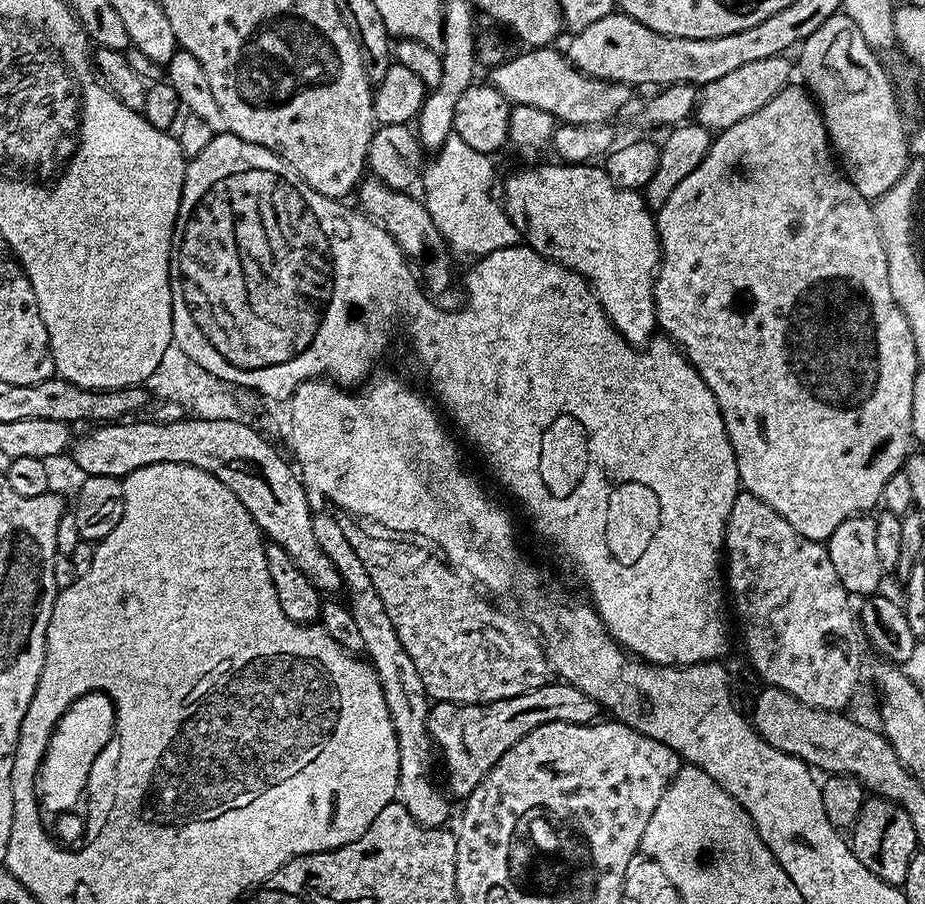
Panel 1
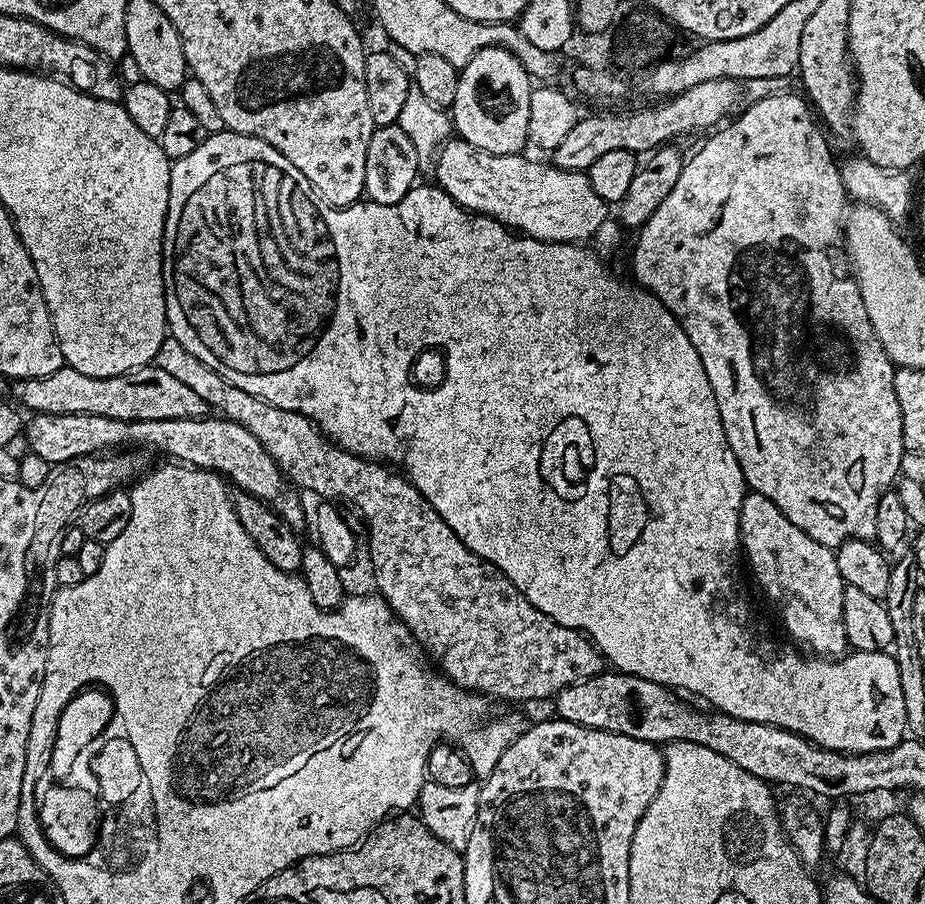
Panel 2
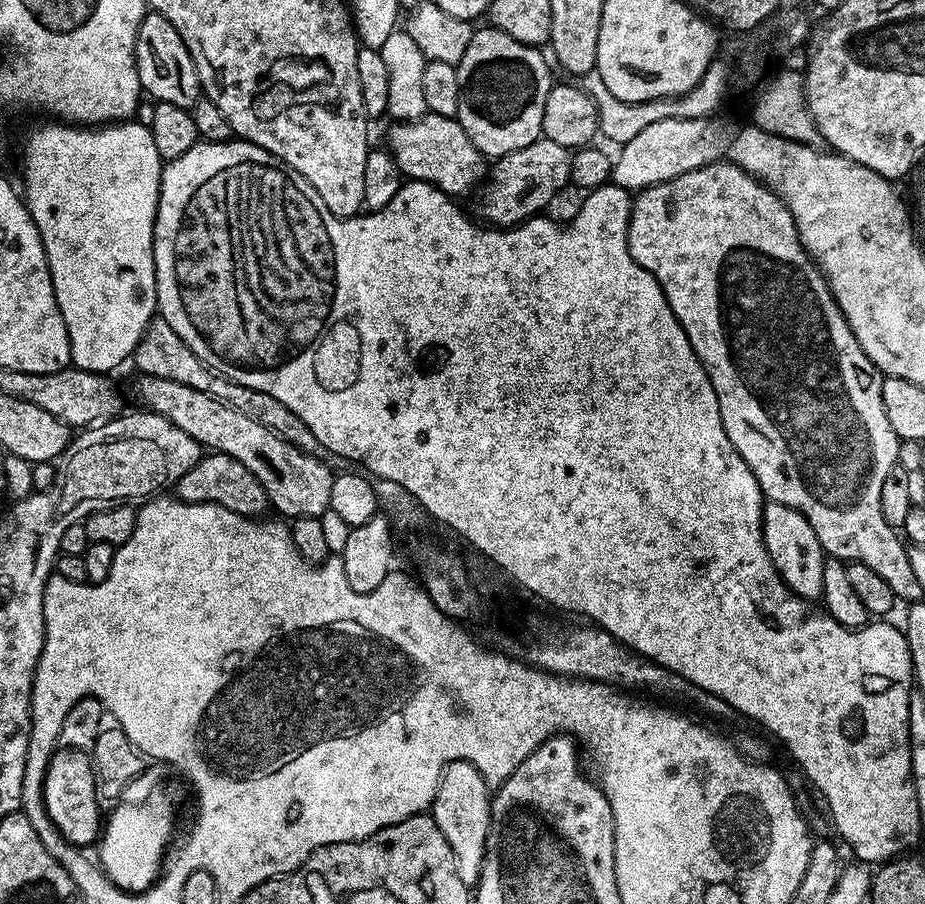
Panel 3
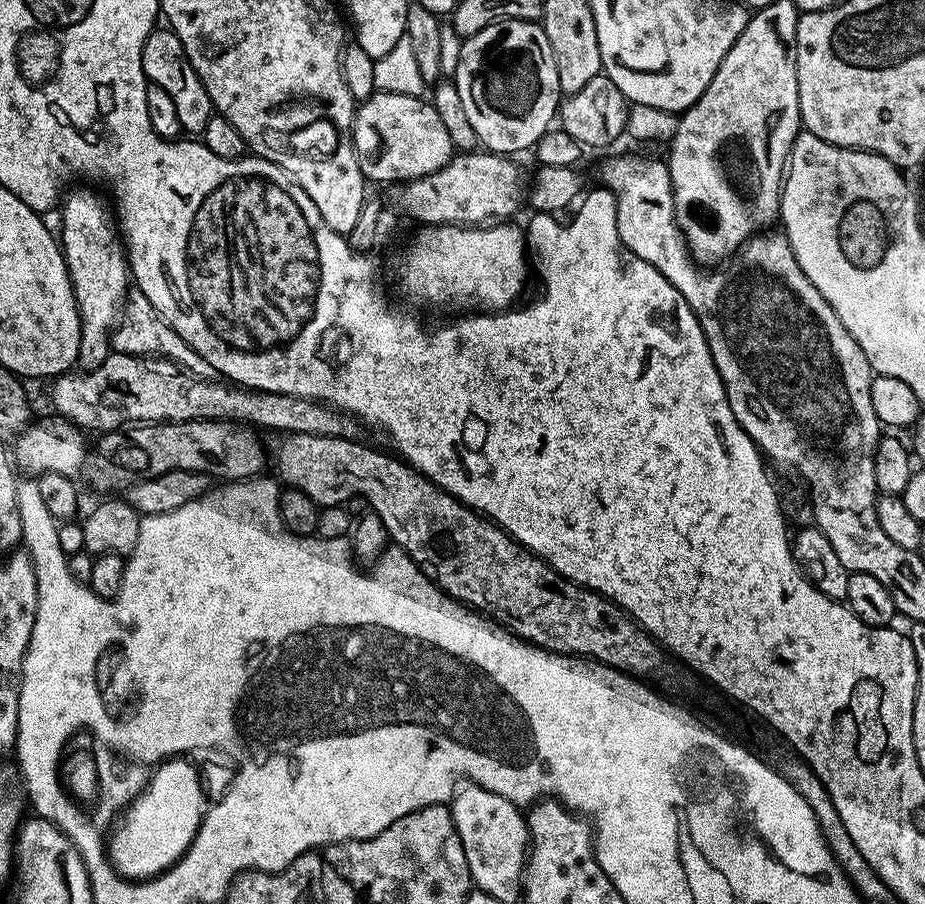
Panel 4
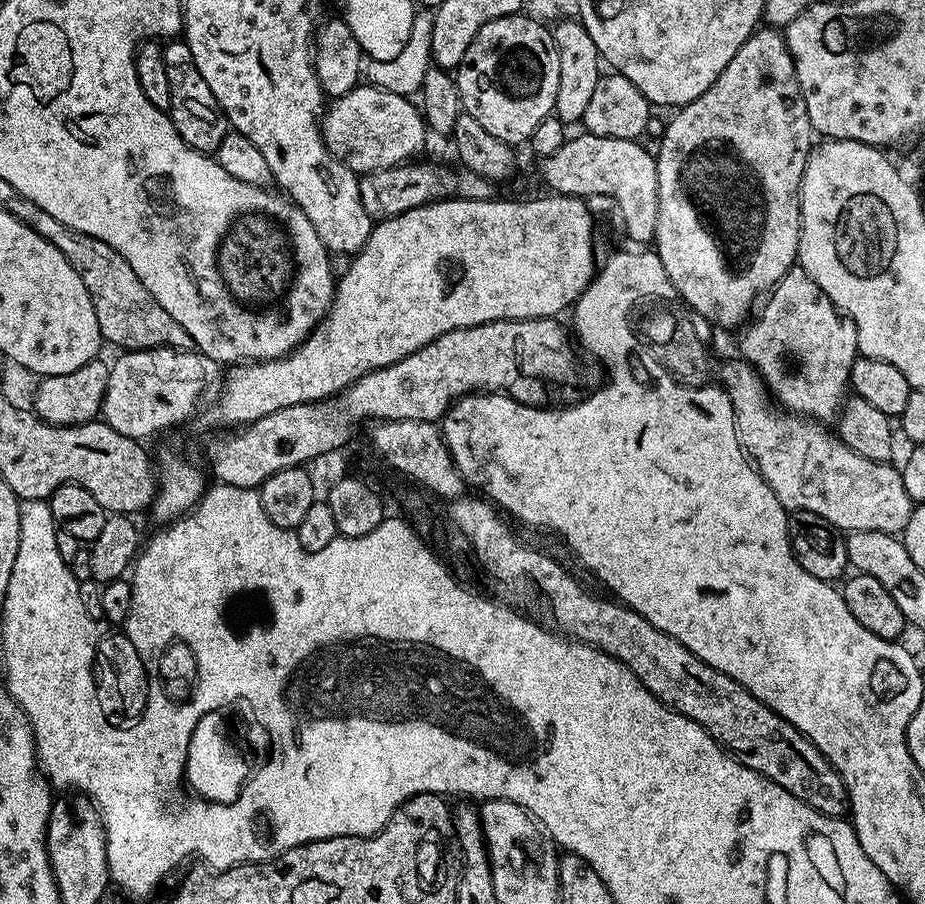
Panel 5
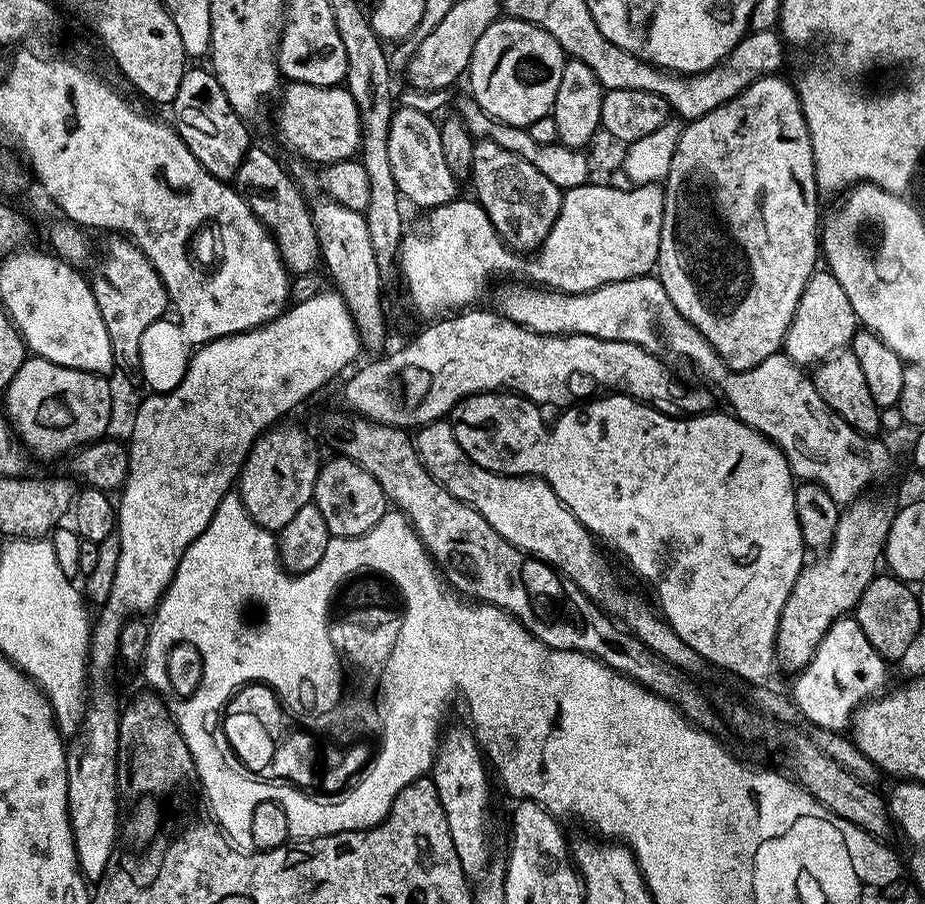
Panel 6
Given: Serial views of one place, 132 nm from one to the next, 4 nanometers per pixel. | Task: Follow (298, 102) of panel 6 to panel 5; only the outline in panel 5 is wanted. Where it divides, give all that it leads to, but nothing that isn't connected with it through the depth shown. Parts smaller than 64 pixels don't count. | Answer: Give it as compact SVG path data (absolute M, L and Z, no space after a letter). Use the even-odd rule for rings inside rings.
M361 83L354 90L335 97L327 105L322 117L324 141L329 150L343 162L351 171L357 174L393 168L399 164L411 161L415 152L424 148L424 132L426 125L419 107L412 105L413 101L406 96L390 94L381 88L372 87L371 83Z

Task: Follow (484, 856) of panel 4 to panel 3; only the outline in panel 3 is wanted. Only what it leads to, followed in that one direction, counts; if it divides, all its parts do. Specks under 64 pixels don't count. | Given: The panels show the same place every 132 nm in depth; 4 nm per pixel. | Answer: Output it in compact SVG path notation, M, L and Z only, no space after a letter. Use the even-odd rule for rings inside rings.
M453 760L445 767L436 796L432 800L430 815L435 818L438 830L442 830L454 854L458 878L466 882L479 881L480 867L484 861L484 844L488 840L488 827L492 821L492 801L490 786L473 764Z

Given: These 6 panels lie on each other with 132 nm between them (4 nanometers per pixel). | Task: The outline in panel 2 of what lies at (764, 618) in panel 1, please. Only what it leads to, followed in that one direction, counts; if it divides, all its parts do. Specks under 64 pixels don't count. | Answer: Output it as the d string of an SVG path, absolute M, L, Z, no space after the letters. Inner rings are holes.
M749 491L742 502L740 547L747 567L748 564L752 567L761 590L776 603L785 630L801 649L820 658L839 658L849 651L842 616L845 582L842 574L838 574L833 549L814 542L770 498L754 491Z

